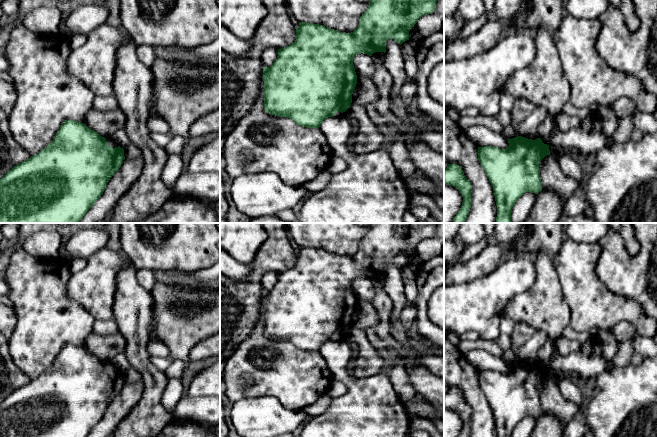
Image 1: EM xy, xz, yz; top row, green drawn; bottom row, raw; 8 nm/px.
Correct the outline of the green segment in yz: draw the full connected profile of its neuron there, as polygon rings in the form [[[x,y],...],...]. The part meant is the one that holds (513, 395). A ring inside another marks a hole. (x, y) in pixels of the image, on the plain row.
[[[517,360],[508,363],[508,367],[506,373],[478,371],[478,384],[493,410],[497,437],[511,437],[513,430],[524,417],[537,418],[542,414],[539,386],[550,379],[549,369],[544,368],[541,362],[532,364]]]

